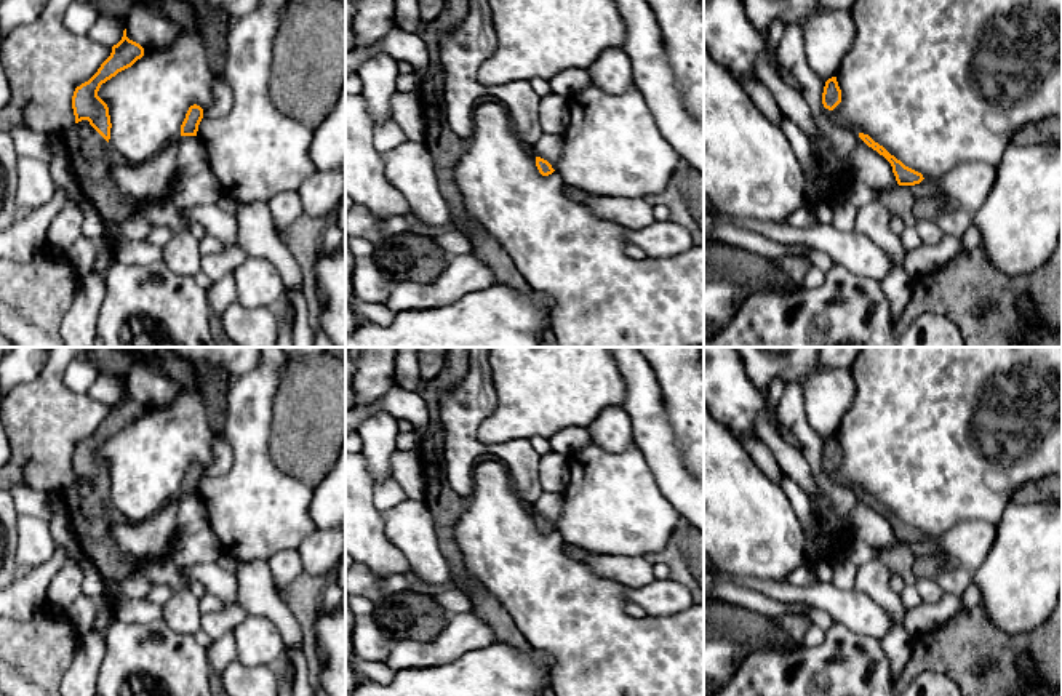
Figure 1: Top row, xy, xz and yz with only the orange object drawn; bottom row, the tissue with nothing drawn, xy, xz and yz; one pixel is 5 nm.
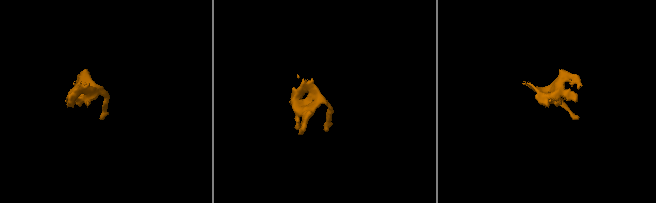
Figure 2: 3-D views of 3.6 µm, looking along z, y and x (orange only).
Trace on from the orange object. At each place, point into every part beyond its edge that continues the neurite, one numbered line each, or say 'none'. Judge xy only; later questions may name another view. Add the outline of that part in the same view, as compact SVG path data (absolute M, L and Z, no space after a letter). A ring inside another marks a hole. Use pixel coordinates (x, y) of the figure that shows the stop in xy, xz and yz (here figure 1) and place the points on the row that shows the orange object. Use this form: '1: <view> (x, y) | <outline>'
1: xy (90, 154) | M88 120L75 123L61 139L74 165L78 187L101 219L115 226L138 213L136 200L117 187L110 173L110 165L122 158Z

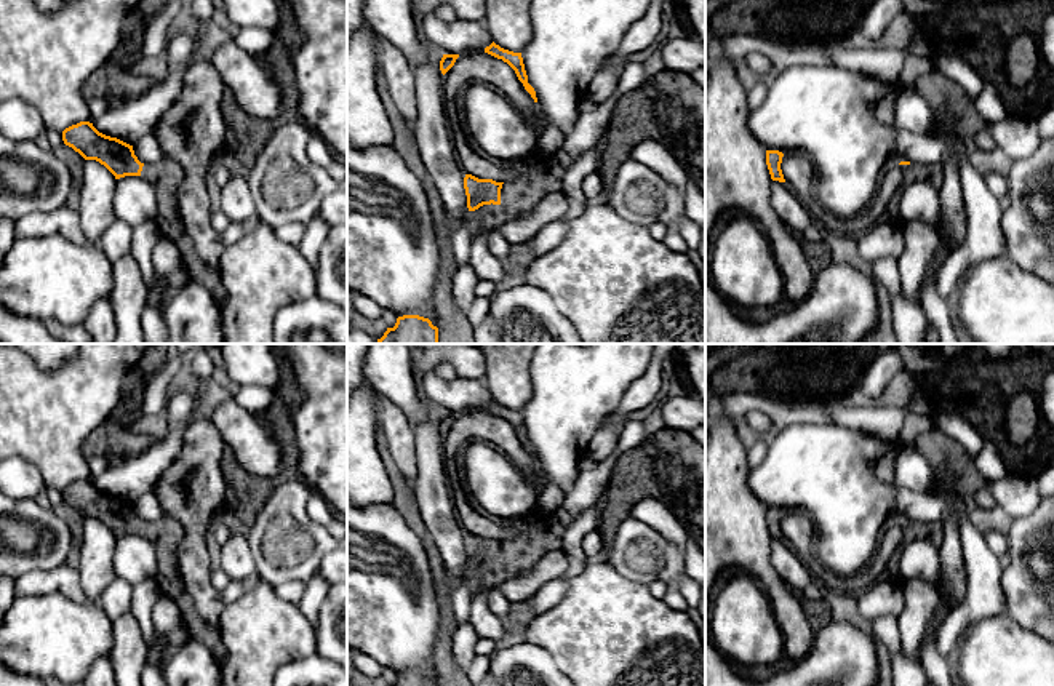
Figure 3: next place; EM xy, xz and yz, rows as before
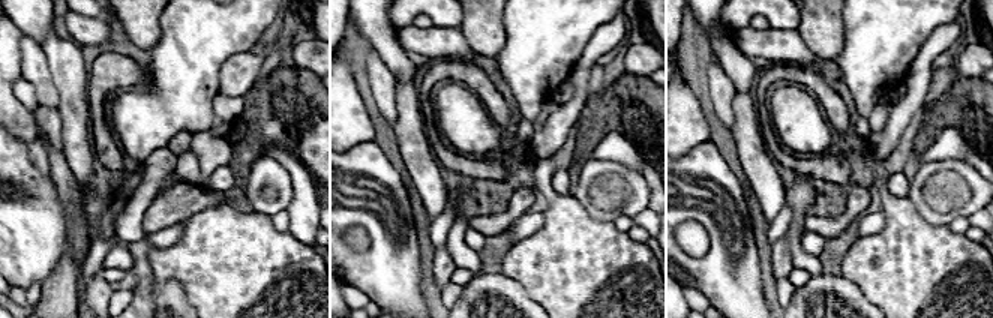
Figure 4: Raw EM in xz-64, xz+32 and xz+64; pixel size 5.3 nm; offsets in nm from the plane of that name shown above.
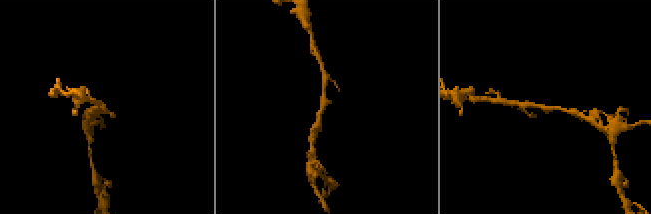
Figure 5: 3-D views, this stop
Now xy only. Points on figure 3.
none

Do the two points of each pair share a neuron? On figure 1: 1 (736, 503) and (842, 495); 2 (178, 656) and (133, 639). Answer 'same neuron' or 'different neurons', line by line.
1: different neurons
2: same neuron

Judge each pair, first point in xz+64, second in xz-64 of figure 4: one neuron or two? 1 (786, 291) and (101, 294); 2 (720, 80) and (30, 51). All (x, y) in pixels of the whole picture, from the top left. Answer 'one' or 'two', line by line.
1: two
2: one

